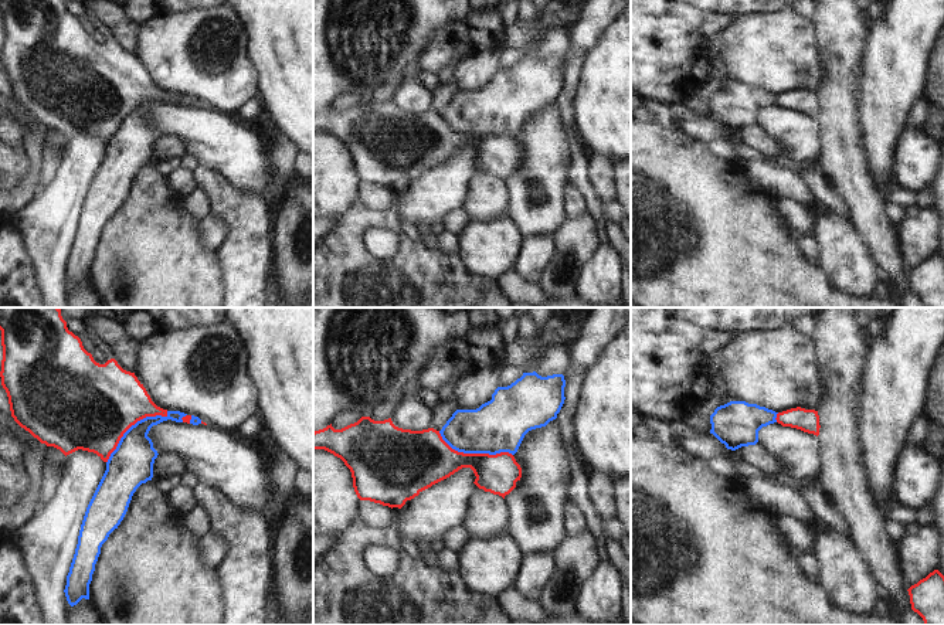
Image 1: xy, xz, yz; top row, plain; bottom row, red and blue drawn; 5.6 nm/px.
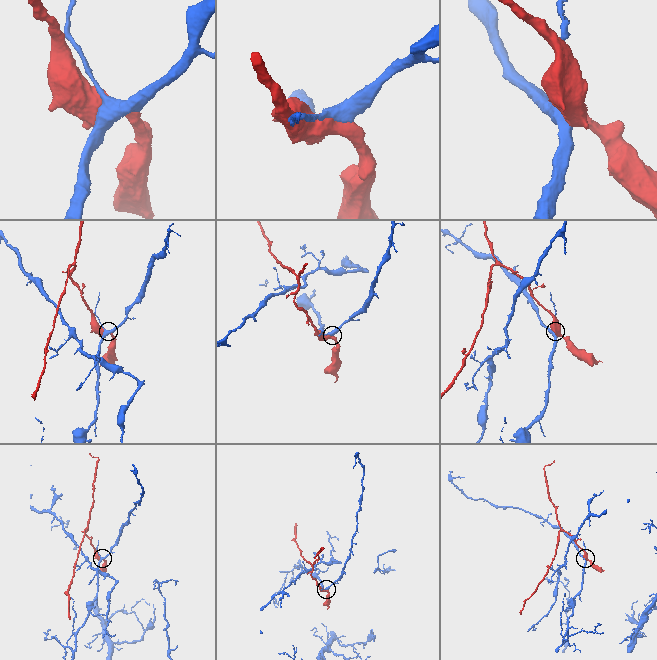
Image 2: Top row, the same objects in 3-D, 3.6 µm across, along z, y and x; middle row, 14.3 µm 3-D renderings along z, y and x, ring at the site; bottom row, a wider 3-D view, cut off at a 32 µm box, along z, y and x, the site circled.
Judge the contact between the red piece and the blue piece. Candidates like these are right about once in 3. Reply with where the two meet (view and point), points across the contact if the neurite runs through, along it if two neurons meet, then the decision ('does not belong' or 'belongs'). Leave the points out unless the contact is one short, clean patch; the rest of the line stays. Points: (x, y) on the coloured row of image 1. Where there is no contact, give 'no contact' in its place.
xz (474, 454) | does not belong

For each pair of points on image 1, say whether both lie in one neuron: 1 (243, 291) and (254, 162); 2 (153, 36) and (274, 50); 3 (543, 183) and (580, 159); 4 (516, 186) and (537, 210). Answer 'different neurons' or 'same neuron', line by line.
1: different neurons
2: different neurons
3: different neurons
4: same neuron

